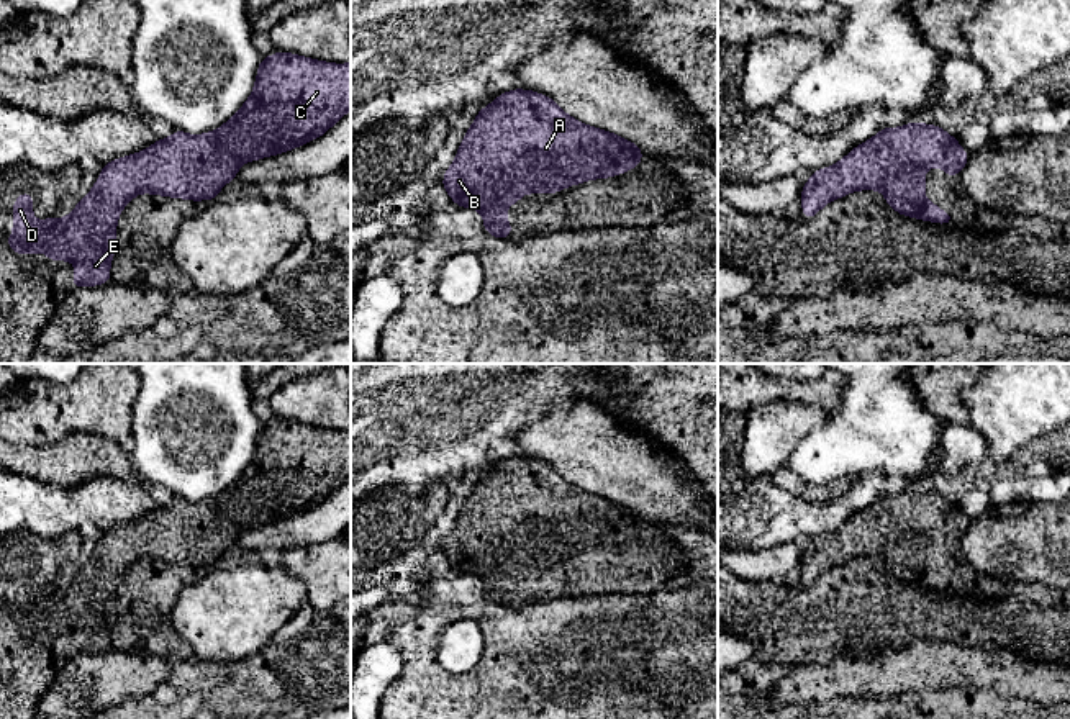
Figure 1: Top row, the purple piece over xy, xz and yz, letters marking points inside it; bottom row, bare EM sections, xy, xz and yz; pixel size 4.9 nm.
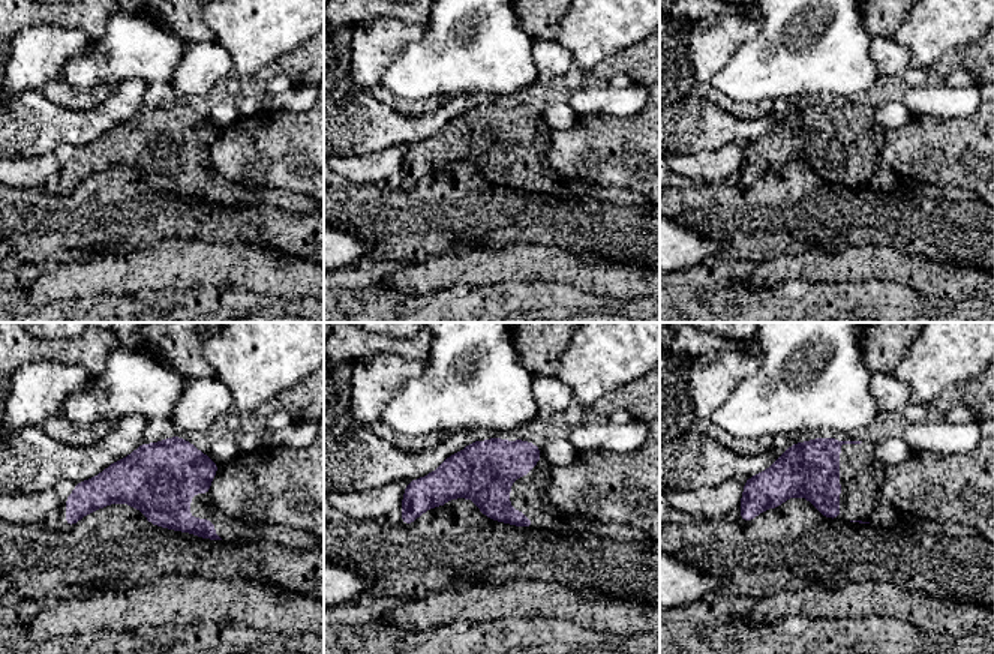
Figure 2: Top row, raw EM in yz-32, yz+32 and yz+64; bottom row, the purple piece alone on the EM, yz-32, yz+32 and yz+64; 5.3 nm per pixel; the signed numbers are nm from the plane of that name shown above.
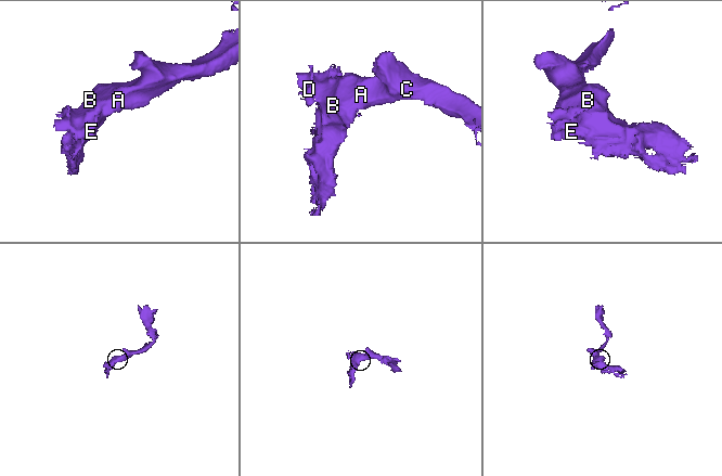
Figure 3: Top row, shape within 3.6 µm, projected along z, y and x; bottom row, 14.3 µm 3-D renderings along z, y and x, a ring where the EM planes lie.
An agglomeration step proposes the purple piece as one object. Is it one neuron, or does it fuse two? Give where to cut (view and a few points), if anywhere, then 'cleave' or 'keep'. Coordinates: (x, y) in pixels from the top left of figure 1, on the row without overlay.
no cut | keep

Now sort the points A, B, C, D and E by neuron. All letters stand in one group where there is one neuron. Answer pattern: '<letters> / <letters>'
A B C D E

